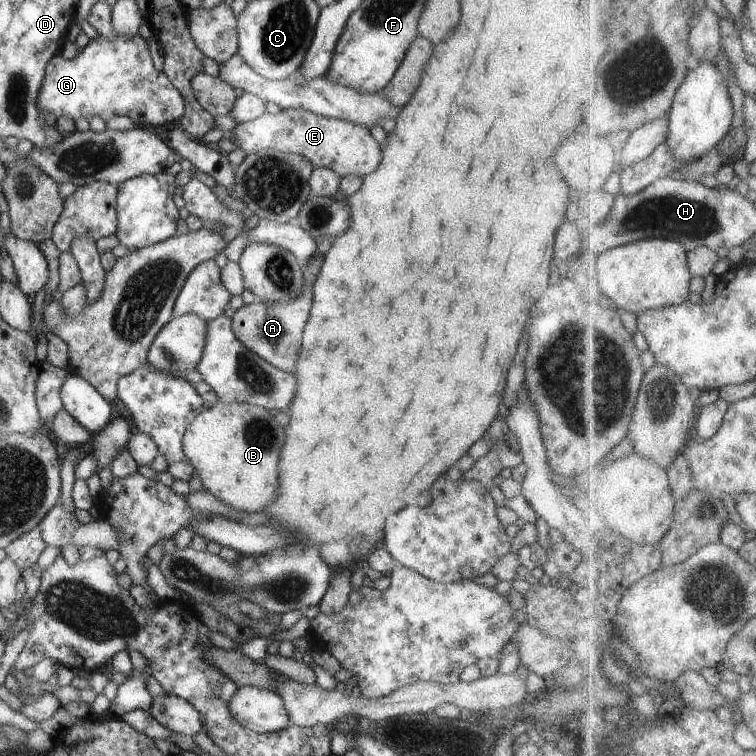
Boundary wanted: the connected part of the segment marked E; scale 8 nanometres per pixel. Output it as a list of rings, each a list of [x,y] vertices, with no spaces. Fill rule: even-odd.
[[[303,108],[282,109],[277,114],[262,113],[254,120],[237,124],[232,130],[234,143],[244,152],[260,149],[278,150],[303,156],[314,169],[330,169],[338,176],[347,174],[365,177],[381,163],[381,146],[370,135],[369,128],[348,119],[337,119],[316,114]]]

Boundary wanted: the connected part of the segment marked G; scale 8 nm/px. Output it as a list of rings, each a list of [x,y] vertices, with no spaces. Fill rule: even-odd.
[[[99,34],[76,58],[65,59],[58,54],[48,61],[37,108],[42,116],[52,114],[57,119],[70,116],[74,121],[100,116],[107,122],[113,116],[128,116],[136,127],[154,129],[164,124],[177,124],[184,114],[185,102],[173,82],[154,68],[148,41],[139,34],[133,39]]]

